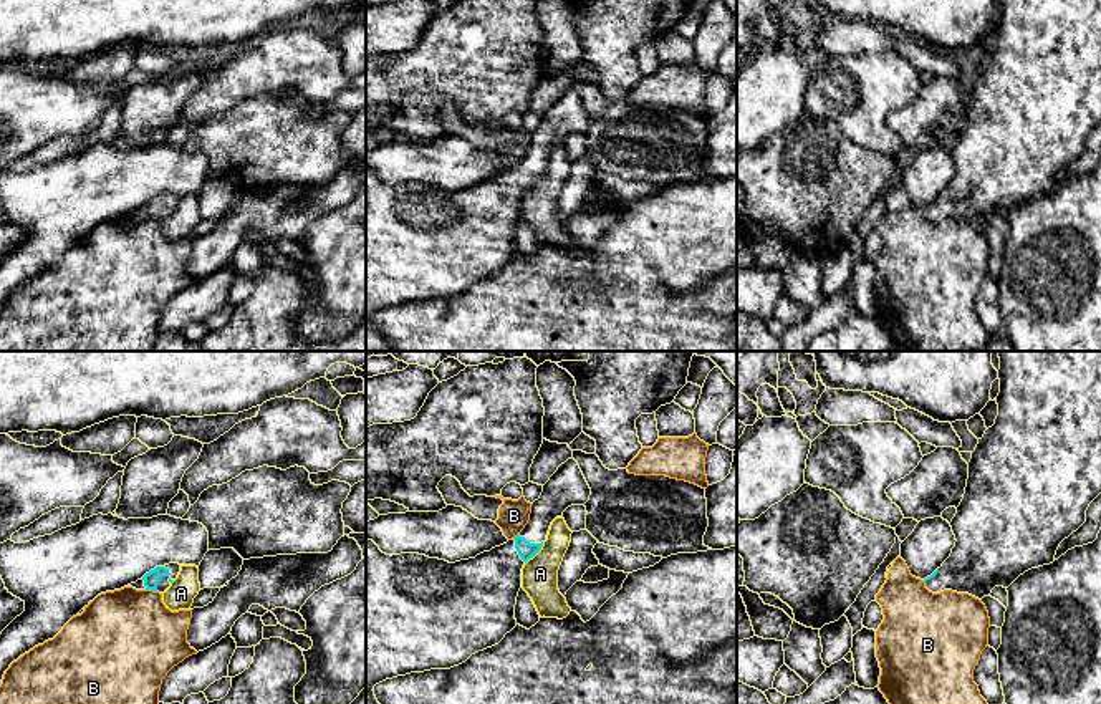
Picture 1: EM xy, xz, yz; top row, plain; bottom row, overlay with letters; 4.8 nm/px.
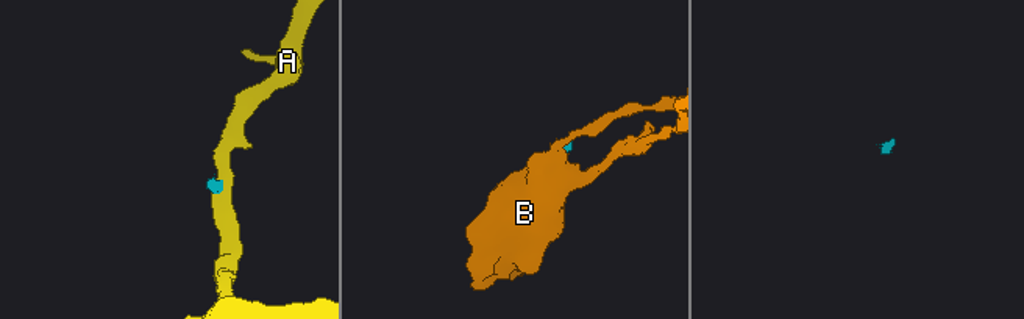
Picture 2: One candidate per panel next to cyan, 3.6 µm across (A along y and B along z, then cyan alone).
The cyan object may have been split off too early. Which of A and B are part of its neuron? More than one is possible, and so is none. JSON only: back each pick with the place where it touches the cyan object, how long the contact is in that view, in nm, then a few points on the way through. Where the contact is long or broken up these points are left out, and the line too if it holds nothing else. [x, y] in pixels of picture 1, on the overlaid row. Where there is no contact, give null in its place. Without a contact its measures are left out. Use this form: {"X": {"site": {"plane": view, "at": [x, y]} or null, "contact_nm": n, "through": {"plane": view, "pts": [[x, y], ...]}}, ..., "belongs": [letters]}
{"belongs": []}

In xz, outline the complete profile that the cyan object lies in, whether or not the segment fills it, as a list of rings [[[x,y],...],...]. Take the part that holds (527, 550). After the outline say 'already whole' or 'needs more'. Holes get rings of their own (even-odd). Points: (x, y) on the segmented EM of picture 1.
[[[571,457],[543,485],[525,528],[475,558],[449,563],[419,553],[386,555],[366,538],[366,704],[379,704],[374,686],[397,676],[450,669],[498,644],[517,626],[522,568],[546,540],[551,522],[571,505],[584,505],[591,489]]]; needs more

